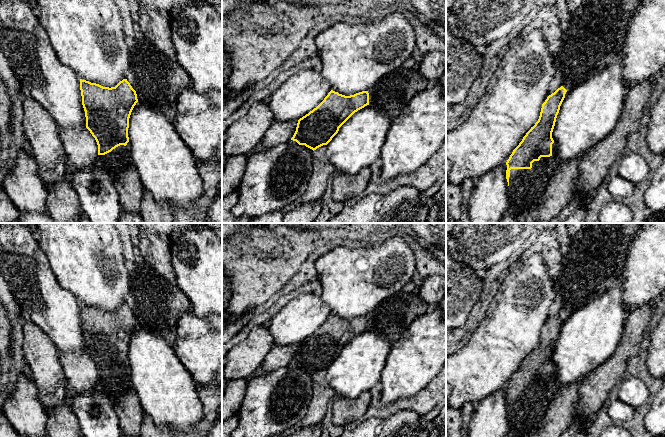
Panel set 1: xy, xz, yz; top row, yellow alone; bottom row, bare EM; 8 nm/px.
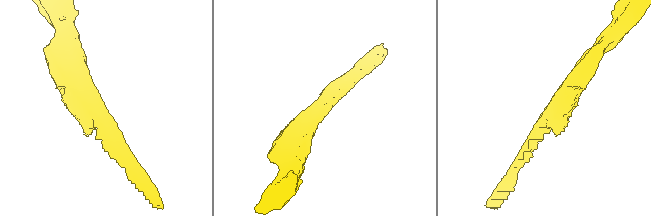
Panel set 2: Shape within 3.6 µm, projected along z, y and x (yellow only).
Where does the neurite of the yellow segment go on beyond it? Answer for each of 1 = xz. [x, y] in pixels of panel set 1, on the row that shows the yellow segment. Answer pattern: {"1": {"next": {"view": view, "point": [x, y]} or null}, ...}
{"1": {"next": null}}

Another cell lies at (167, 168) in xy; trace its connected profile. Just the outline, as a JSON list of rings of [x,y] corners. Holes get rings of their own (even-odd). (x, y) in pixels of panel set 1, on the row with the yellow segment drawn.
[[[138,101],[129,118],[128,137],[133,166],[144,188],[157,202],[188,208],[203,194],[204,186],[197,160],[165,115]]]

